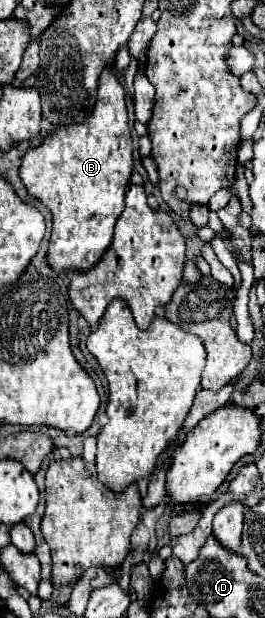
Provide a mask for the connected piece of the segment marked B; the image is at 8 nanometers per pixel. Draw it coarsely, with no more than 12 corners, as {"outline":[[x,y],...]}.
{"outline":[[107,67],[83,125],[19,167],[53,215],[47,265],[89,271],[133,171],[125,91]]}

